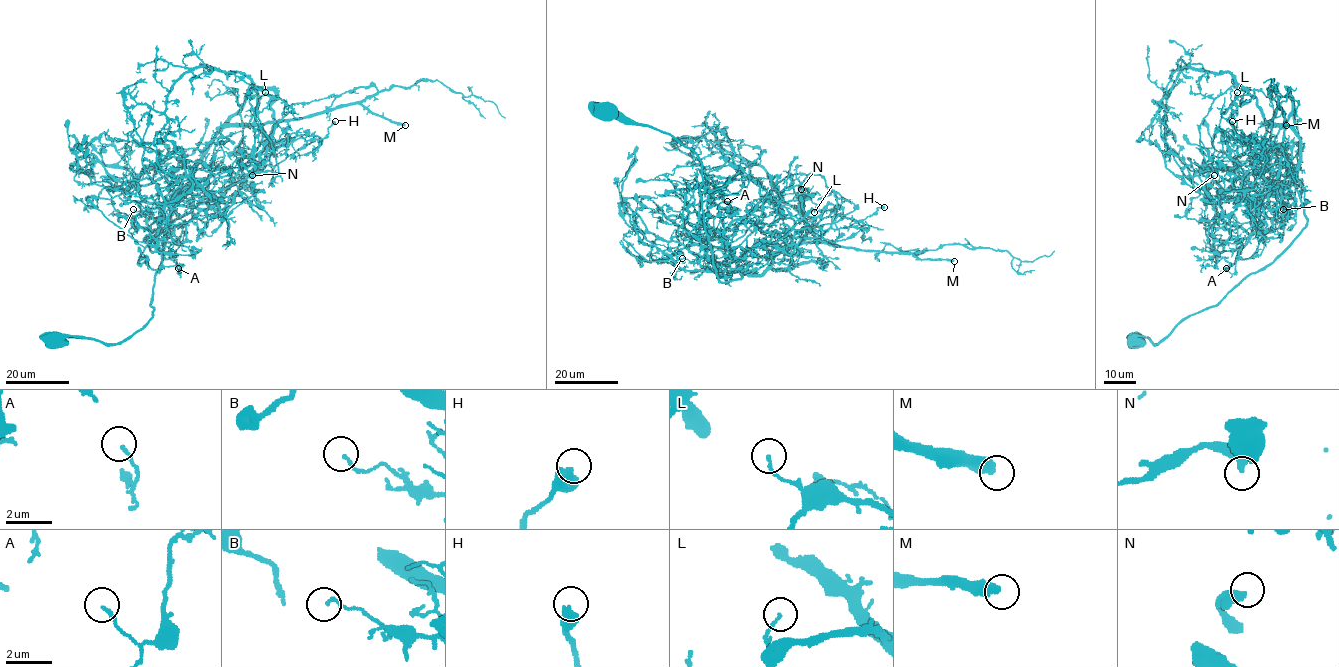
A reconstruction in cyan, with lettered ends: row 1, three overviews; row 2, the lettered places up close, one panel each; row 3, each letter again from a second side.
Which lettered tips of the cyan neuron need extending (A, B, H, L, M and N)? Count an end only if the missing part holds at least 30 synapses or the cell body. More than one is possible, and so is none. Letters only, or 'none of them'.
M

